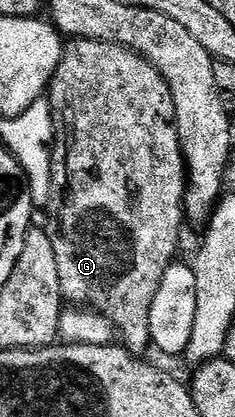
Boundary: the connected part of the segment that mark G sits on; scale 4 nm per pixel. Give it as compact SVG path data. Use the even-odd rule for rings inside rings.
M72 39L72 40L71 40L71 42L69 42L69 43L68 43L68 44L67 44L67 47L66 47L66 50L65 50L65 52L64 52L64 56L63 56L63 57L62 57L62 61L61 61L61 62L60 62L60 64L59 64L59 65L58 65L58 69L57 69L57 70L56 70L56 72L55 72L55 73L54 73L54 77L53 77L53 78L52 78L52 85L51 85L51 87L49 87L49 88L48 88L48 90L47 90L47 92L46 92L46 98L47 98L47 101L48 101L48 104L49 104L49 105L50 105L50 106L52 106L52 130L53 130L53 132L54 132L54 146L53 146L53 148L52 148L52 203L53 203L53 204L54 204L54 208L55 208L55 207L56 207L56 228L54 228L54 229L53 229L53 228L51 228L51 231L50 231L50 234L51 234L51 237L52 237L52 244L53 244L53 245L54 245L54 261L58 261L58 281L59 281L59 282L60 282L60 294L61 294L61 296L63 296L63 298L64 298L64 299L65 299L65 300L67 300L67 302L68 302L68 299L69 299L69 301L70 301L70 302L68 302L68 303L69 303L69 304L72 304L72 305L75 305L75 306L76 306L76 307L77 307L77 308L87 308L87 309L91 309L91 310L94 310L94 311L96 311L96 312L100 312L100 313L101 313L101 314L103 314L103 315L104 315L104 316L106 316L106 318L108 318L108 319L109 319L109 321L111 321L111 323L112 323L112 324L113 324L113 326L114 326L114 327L115 327L115 330L116 330L116 331L117 331L117 332L118 332L118 335L119 335L119 338L120 338L120 339L121 339L121 337L122 337L122 338L124 338L124 339L121 339L121 340L122 340L122 343L123 343L123 346L125 346L125 347L127 347L127 348L128 348L128 350L129 350L129 351L131 351L131 352L132 352L132 354L133 354L133 355L135 355L135 356L137 356L137 357L140 357L140 356L143 356L143 355L144 355L144 354L145 354L145 353L144 353L144 352L143 352L143 351L144 351L144 350L146 350L146 349L147 349L147 350L149 350L149 348L151 348L151 347L152 347L152 337L151 337L151 331L150 331L150 305L154 305L154 293L158 293L158 285L162 285L162 277L163 277L163 276L164 276L164 274L165 274L165 273L166 273L166 269L167 269L167 268L168 268L168 267L169 267L169 265L171 265L171 264L172 264L172 262L173 262L173 261L174 261L174 260L175 260L175 259L176 259L176 258L177 258L177 255L176 255L176 250L178 250L178 249L179 249L179 247L180 247L180 230L182 230L182 229L183 229L183 227L186 227L186 216L185 216L185 213L184 213L184 188L185 188L185 186L186 186L186 168L185 168L185 166L184 166L184 154L183 154L183 153L182 153L182 149L181 149L181 148L180 148L180 138L179 138L179 137L178 137L178 129L177 129L177 128L176 128L176 114L175 114L175 113L174 113L174 101L173 101L173 100L172 100L172 98L171 98L171 97L170 97L170 89L169 89L169 88L168 88L168 83L167 83L167 81L166 81L166 80L165 80L165 79L164 79L164 78L163 78L163 77L162 77L162 73L158 73L158 69L154 69L154 65L150 65L150 61L146 61L146 60L145 60L145 59L144 59L144 58L142 58L142 56L140 56L140 55L139 55L139 54L138 54L138 52L137 52L137 51L132 51L132 50L131 50L131 49L130 49L130 48L129 48L129 47L123 47L123 46L122 46L122 45L118 45L118 44L117 44L117 43L103 43L103 42L102 42L102 41L94 41L94 40L93 40L93 39Z

